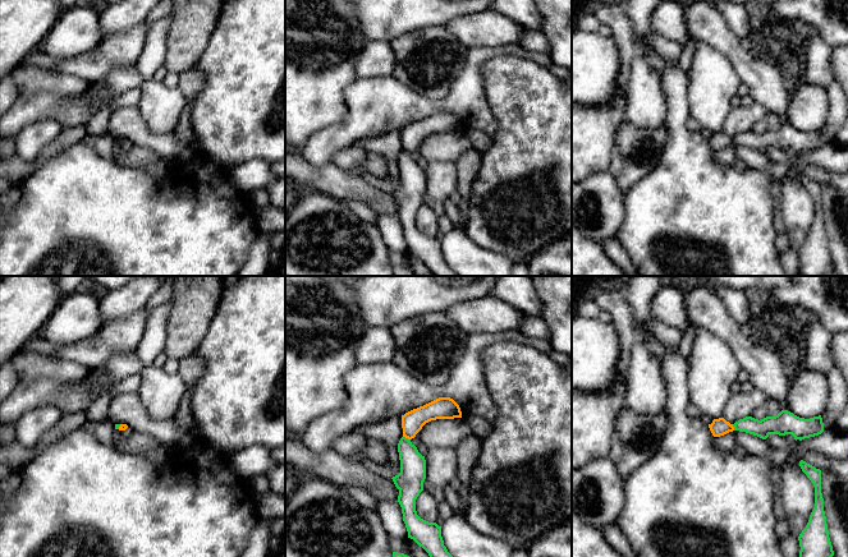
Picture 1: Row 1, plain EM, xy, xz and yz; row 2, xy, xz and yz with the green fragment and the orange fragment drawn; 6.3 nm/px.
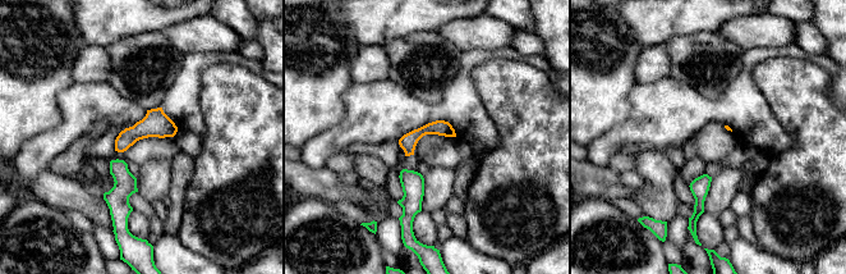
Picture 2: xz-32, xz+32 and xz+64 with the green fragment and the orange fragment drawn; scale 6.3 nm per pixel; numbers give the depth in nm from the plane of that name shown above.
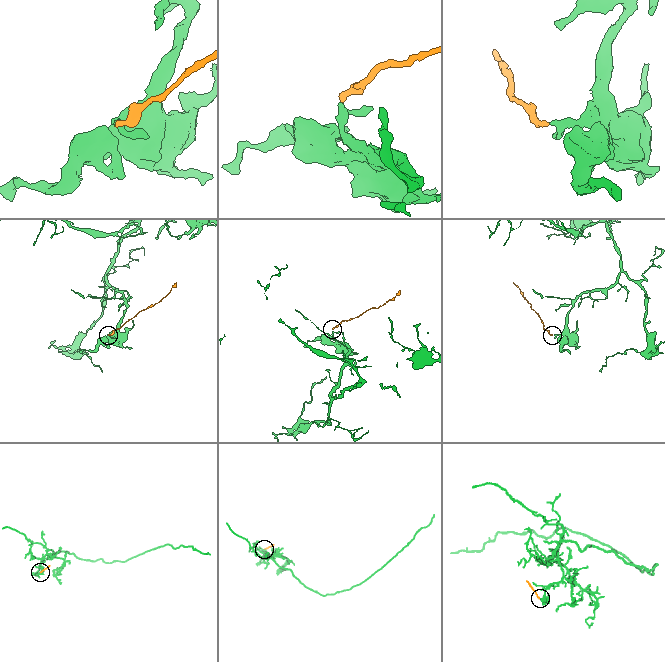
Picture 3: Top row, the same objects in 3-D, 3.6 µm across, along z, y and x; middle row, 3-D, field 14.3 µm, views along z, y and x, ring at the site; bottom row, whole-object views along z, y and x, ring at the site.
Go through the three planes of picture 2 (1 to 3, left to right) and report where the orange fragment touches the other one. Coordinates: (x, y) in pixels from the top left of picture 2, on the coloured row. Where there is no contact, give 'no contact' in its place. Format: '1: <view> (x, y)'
1: no contact
2: no contact
3: no contact

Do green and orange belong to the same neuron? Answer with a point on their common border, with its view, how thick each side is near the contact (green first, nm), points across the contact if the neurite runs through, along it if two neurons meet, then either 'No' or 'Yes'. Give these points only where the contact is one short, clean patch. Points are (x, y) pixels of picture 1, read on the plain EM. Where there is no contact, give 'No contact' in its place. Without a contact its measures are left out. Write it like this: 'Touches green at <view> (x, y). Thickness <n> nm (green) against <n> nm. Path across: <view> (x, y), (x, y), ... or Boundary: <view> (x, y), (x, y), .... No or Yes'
Touches green at xz (407, 152). Thickness 160 nm (green) against 140 nm. Boundary: xz (403, 150), (409, 153). No

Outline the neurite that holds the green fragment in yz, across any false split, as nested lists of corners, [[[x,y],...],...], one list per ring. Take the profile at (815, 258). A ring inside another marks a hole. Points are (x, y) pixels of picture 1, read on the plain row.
[[[801,174],[799,180],[815,201],[815,221],[806,241],[798,250],[799,276],[828,276],[833,270],[829,252],[824,212],[821,207],[821,184]]]

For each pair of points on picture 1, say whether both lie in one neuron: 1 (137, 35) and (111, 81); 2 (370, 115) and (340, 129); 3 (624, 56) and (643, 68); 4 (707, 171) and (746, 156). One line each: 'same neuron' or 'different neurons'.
1: different neurons
2: same neuron
3: different neurons
4: different neurons

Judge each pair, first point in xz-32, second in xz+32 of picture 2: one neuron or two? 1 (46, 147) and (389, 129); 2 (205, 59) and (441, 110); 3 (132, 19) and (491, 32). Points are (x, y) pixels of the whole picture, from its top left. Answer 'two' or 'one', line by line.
1: one
2: one
3: two

